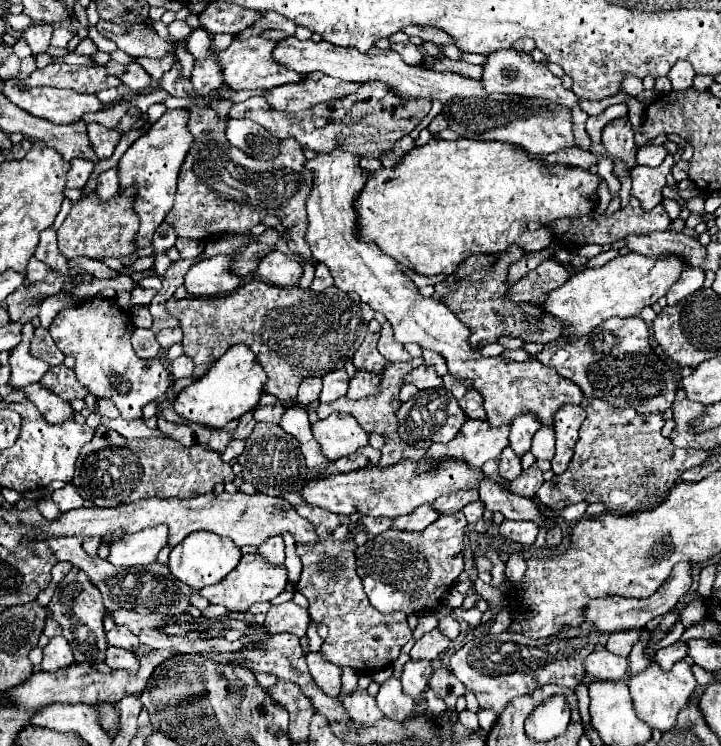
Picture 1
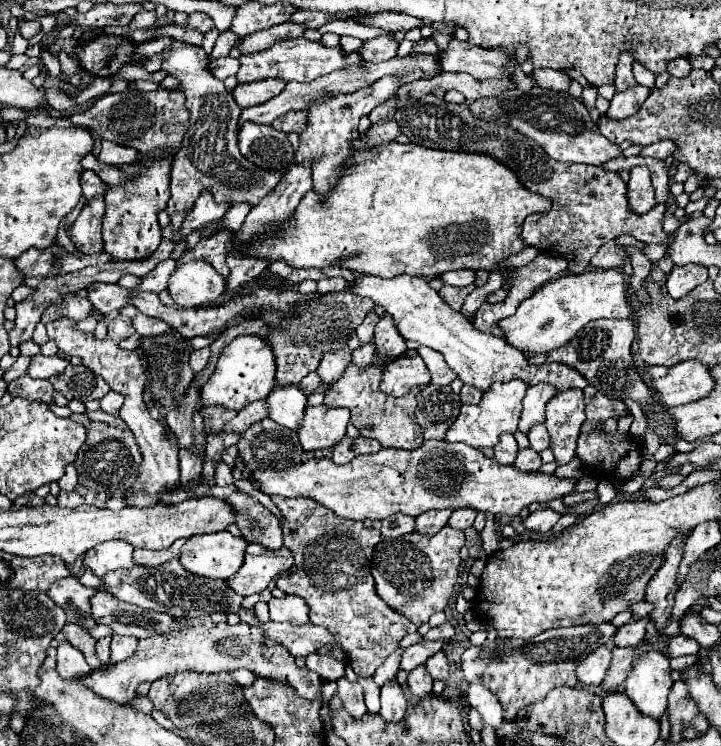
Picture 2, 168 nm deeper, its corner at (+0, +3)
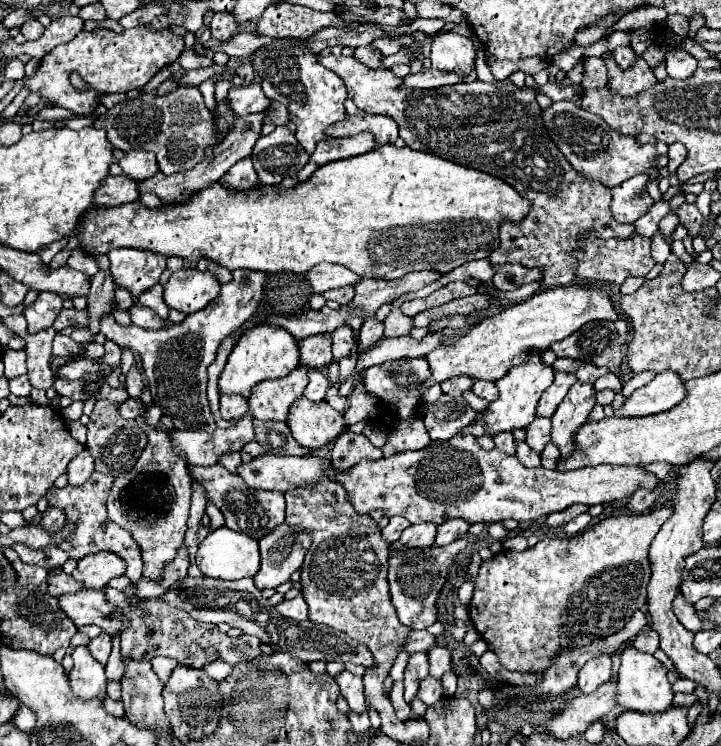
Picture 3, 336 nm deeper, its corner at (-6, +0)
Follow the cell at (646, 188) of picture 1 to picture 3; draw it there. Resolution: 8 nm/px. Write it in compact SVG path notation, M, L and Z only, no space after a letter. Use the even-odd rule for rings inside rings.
M638 174L624 184L612 188L612 202L610 202L610 212L616 222L620 224L634 224L640 216L648 212L648 208L654 204L654 200L646 196L638 196L636 188L644 188L648 176Z

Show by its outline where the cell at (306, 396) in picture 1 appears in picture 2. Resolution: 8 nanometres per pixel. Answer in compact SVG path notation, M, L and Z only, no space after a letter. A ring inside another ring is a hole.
M310 373L310 375L306 375L306 377L300 381L300 389L302 389L306 395L314 393L318 387L320 387L320 377L318 377L318 373Z

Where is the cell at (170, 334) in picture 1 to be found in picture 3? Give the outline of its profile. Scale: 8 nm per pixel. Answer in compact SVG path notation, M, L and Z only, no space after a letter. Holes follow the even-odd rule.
M134 302L132 308L128 310L128 314L130 314L132 324L136 324L136 326L140 326L144 330L160 330L160 328L166 326L166 322L162 318L158 318L156 312L142 306L140 302Z

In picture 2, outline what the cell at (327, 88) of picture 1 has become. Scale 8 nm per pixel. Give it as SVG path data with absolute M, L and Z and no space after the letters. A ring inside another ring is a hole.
M262 79L262 81L238 85L232 91L232 95L234 95L236 103L244 109L244 107L260 105L260 103L276 97L284 89L284 85L286 85L286 81L282 81L282 79Z

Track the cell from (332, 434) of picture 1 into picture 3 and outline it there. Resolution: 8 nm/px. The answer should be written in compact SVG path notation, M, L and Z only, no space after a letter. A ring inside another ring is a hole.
M308 398L296 400L286 420L294 440L304 448L320 448L340 436L346 428L344 416L336 412L326 400L312 402Z

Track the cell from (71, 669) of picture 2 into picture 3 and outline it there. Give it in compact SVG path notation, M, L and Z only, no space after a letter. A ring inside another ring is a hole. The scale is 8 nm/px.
M78 646L72 658L74 658L74 668L68 674L72 692L82 700L106 698L108 680L104 674L104 666L96 658L92 658L86 646Z

